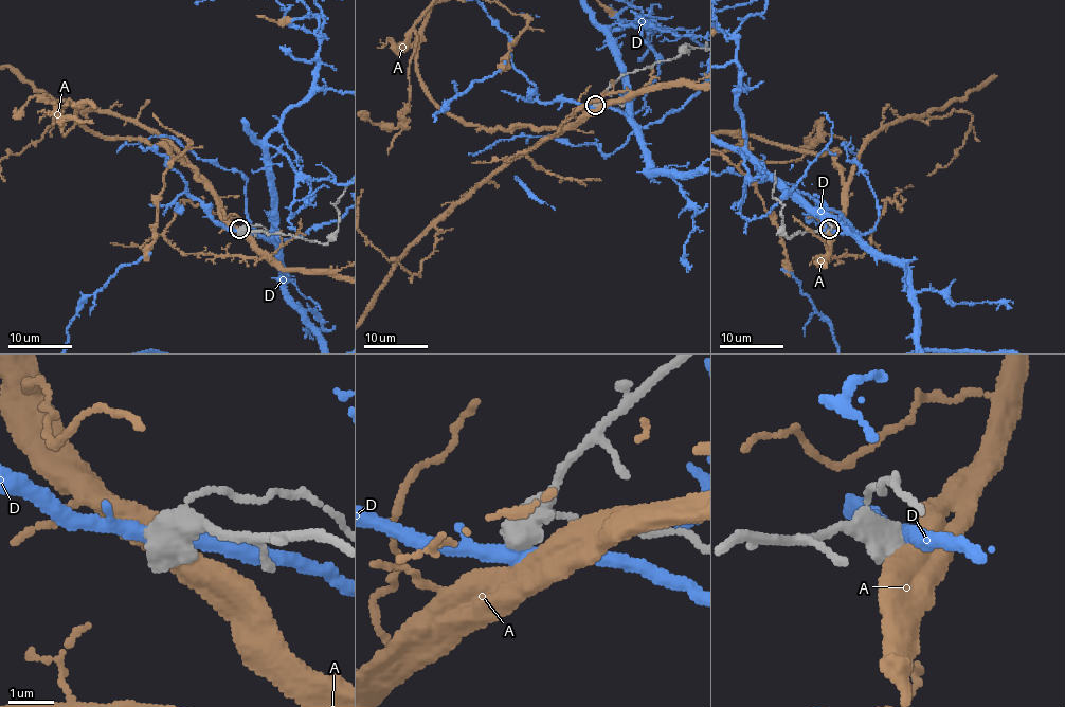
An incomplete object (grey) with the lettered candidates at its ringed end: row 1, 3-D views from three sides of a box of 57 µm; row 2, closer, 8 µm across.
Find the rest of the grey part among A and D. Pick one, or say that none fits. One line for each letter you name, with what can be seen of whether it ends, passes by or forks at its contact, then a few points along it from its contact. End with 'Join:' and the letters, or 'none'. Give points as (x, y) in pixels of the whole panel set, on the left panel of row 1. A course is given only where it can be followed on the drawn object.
Join: none

